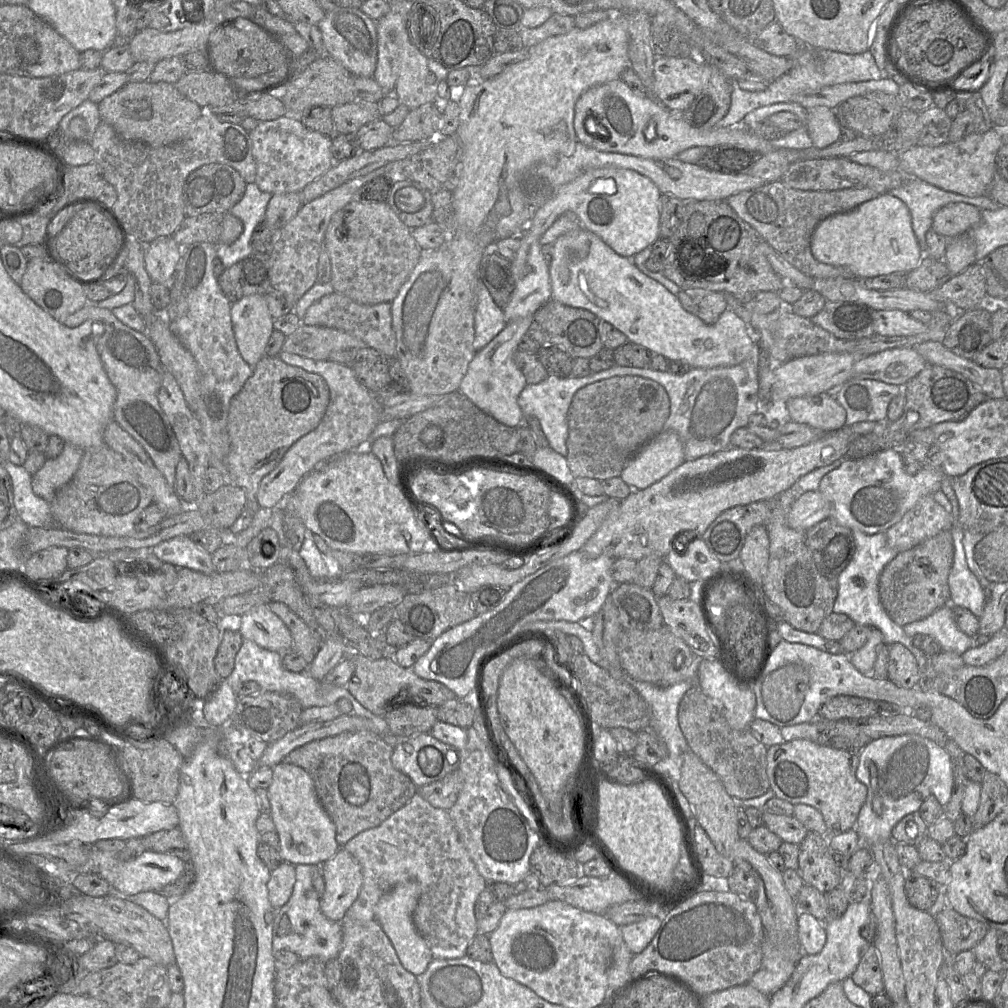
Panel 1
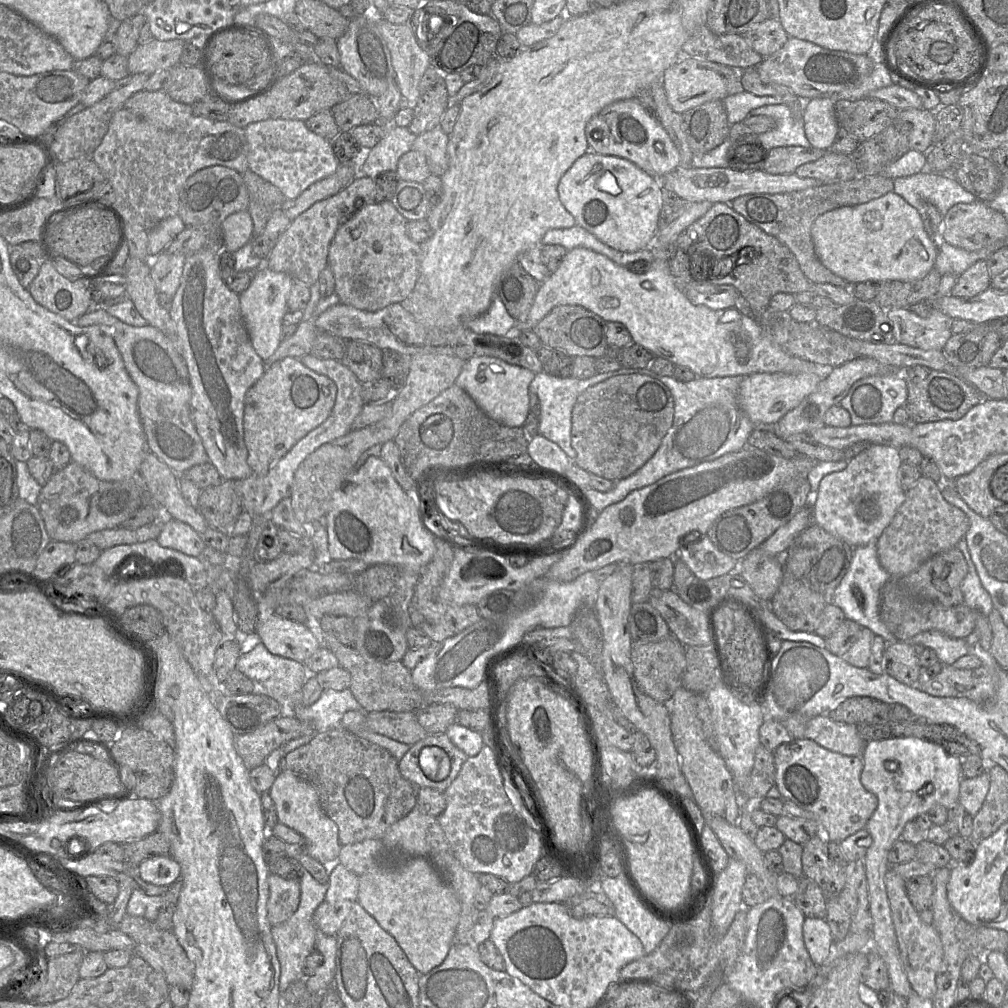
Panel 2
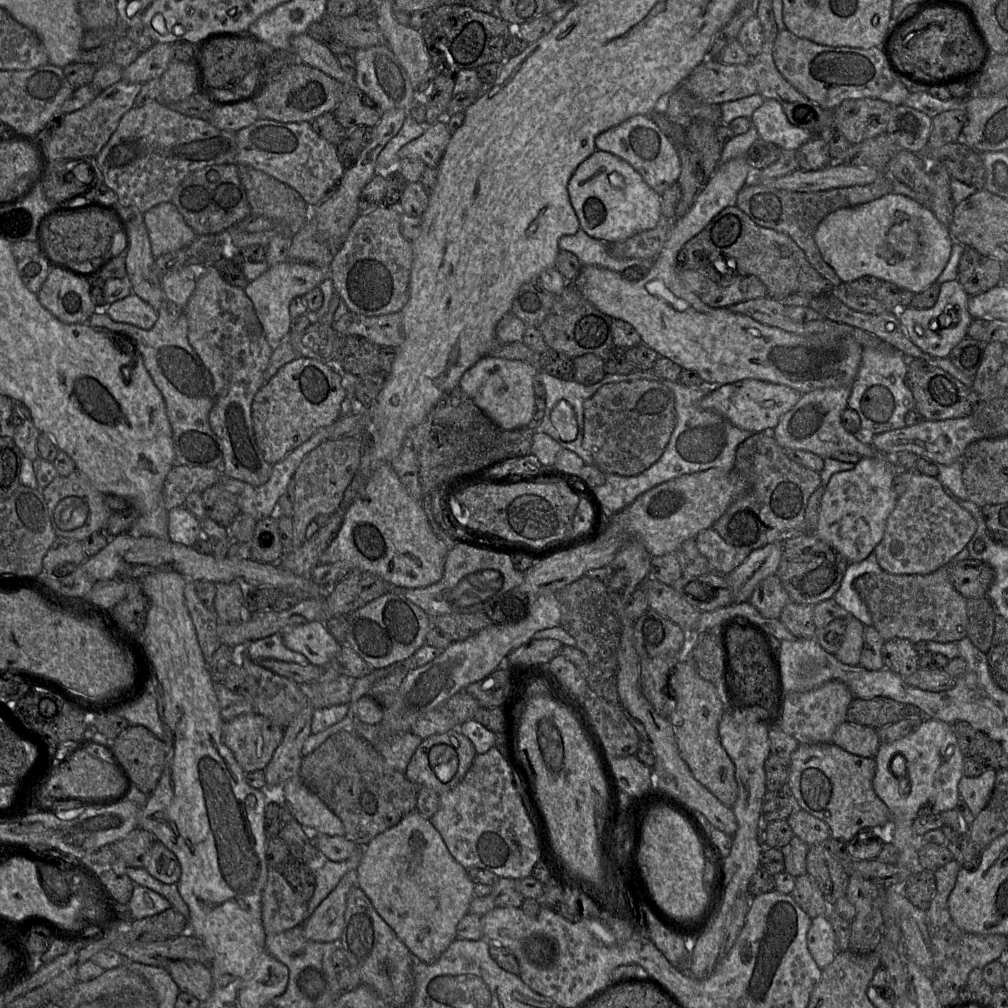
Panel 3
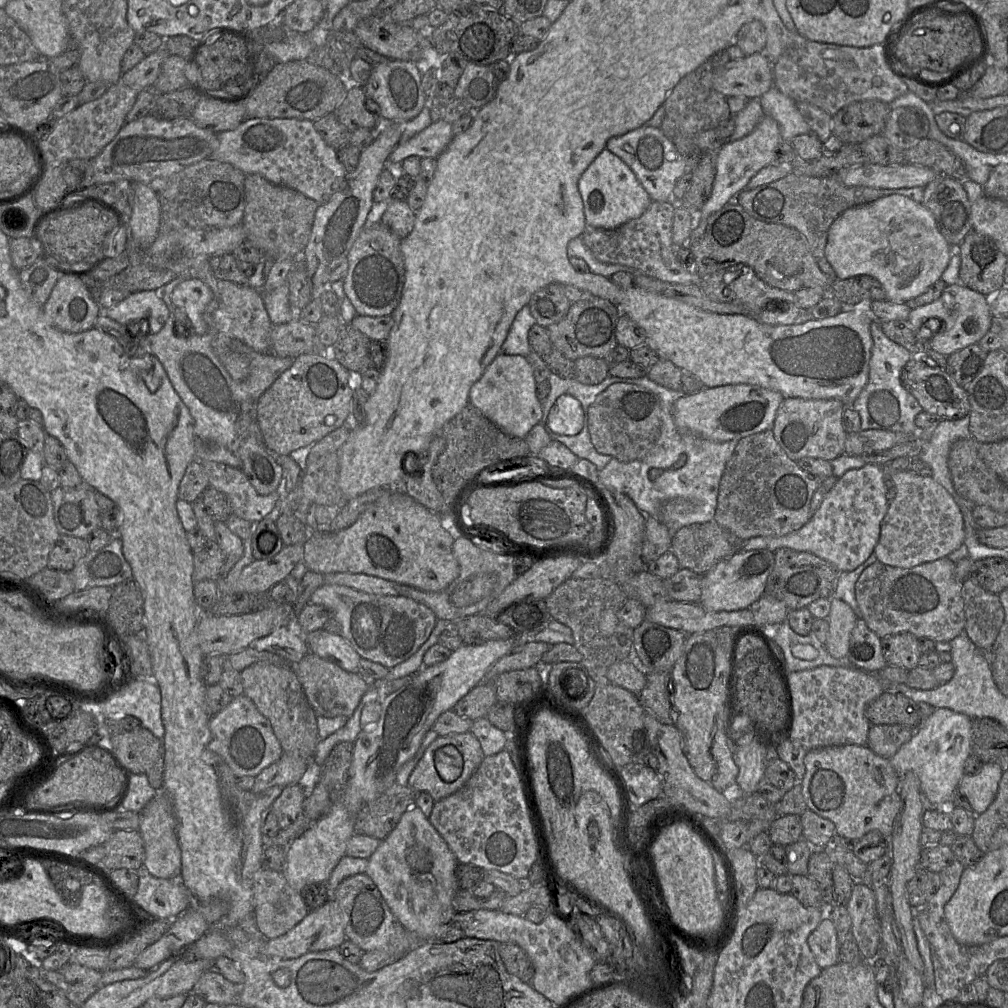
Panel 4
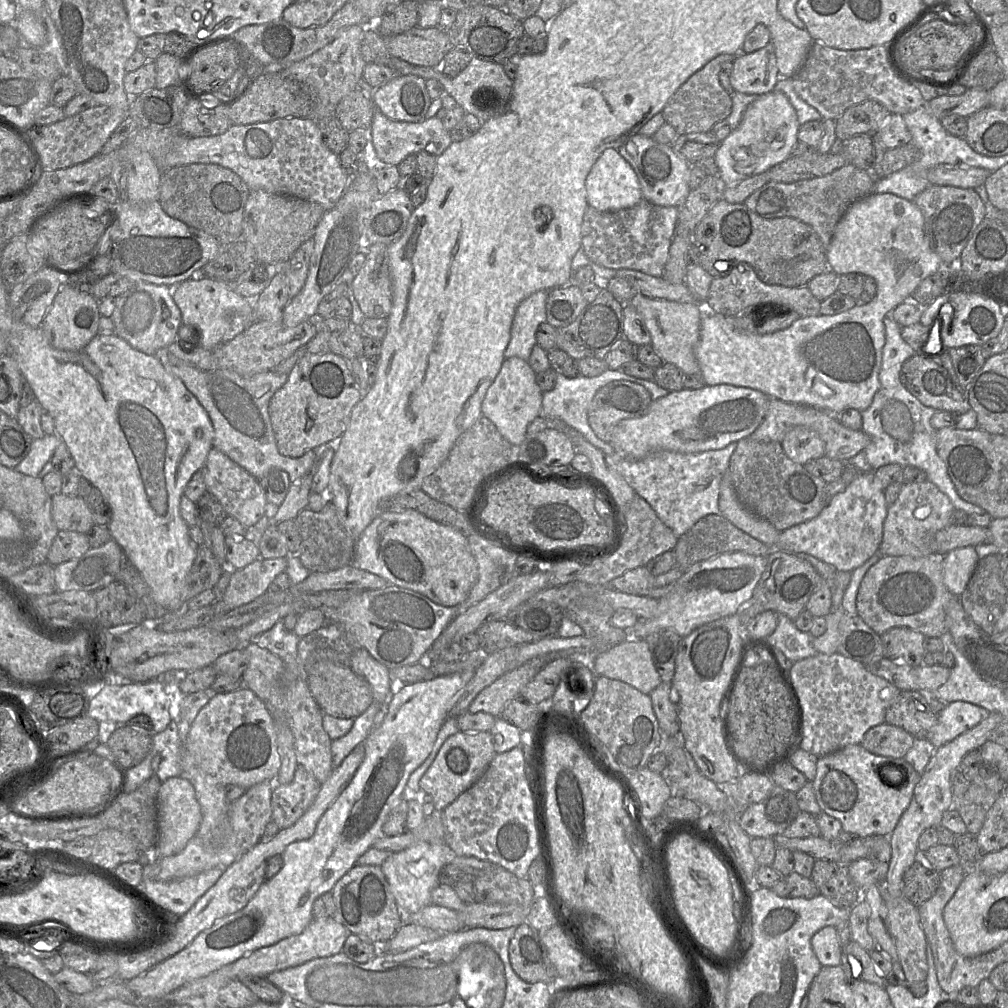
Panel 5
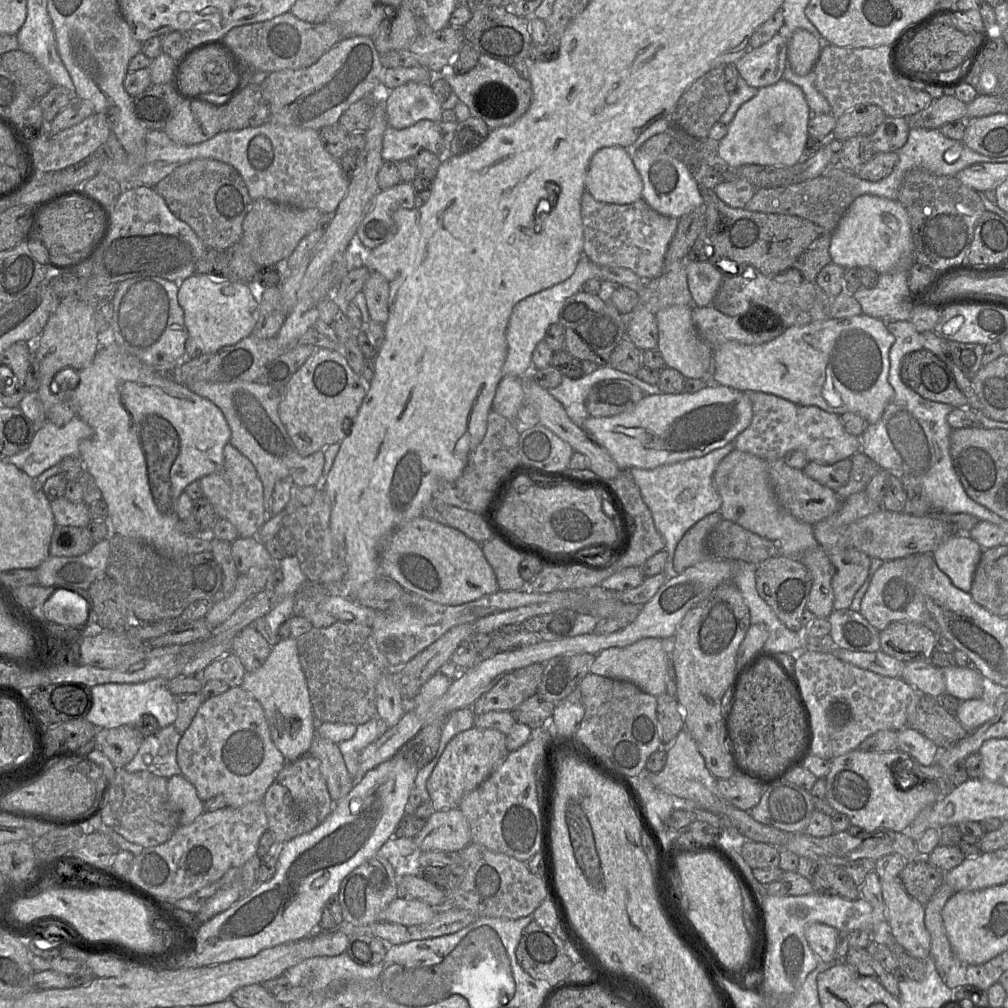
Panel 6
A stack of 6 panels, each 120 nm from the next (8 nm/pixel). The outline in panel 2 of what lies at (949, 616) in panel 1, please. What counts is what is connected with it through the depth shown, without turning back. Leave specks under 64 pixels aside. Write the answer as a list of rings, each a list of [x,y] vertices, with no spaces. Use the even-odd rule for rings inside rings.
[[[936,630],[918,633],[909,642],[933,649],[943,665],[952,665],[961,656],[968,654],[965,639],[952,638]]]

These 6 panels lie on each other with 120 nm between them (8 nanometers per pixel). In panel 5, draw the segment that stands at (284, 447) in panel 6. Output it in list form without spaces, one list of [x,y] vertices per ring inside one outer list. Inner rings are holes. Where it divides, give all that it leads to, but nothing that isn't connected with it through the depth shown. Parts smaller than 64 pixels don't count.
[[[180,341],[157,351],[154,355],[163,363],[168,372],[178,377],[185,387],[197,398],[208,413],[214,429],[213,447],[227,455],[231,460],[260,480],[271,469],[280,469],[288,473],[291,483],[308,474],[317,463],[314,450],[309,450],[303,456],[293,458],[279,453],[269,415],[269,403],[274,393],[287,381],[288,375],[273,371],[262,372],[251,376],[243,376],[233,371],[221,368],[215,361],[213,350],[206,350],[200,345],[184,347]]]

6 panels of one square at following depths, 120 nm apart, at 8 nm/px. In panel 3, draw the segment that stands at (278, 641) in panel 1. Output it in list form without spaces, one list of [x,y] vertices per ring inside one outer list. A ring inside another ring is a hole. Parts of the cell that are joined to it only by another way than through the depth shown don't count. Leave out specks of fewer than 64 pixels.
[[[323,621],[300,624],[284,631],[287,648],[307,657],[312,665],[326,667],[342,646],[326,628]]]

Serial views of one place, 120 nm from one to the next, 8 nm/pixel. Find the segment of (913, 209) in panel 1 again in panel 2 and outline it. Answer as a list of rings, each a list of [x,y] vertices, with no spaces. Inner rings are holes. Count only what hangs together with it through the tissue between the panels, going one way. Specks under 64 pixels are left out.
[[[923,170],[916,174],[893,179],[893,192],[914,207],[922,220],[926,218],[926,204],[934,205],[945,215],[955,204],[972,203],[976,196],[964,189],[951,175]]]

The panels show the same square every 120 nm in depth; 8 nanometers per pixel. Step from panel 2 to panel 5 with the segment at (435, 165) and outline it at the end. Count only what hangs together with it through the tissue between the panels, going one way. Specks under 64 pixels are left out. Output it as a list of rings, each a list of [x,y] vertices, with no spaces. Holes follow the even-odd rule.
[[[375,109],[372,124],[369,128],[370,154],[377,164],[398,166],[405,158],[420,151],[439,156],[453,142],[450,132],[443,121],[436,116],[421,122],[395,121]]]

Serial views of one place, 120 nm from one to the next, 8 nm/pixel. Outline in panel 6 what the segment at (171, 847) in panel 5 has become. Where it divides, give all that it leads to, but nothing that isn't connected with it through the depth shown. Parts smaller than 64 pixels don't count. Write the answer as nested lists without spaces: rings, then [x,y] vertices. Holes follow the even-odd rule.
[[[182,774],[173,775],[167,780],[167,793],[179,810],[179,825],[191,824],[204,812],[204,802],[193,784]]]

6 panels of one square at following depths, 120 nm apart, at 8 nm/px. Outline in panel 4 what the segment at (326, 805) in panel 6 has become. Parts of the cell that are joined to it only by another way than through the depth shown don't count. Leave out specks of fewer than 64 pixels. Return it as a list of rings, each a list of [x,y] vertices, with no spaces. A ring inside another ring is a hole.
[[[290,784],[283,788],[282,793],[272,803],[272,810],[279,823],[280,829],[287,828],[302,812],[307,793],[301,784]]]

